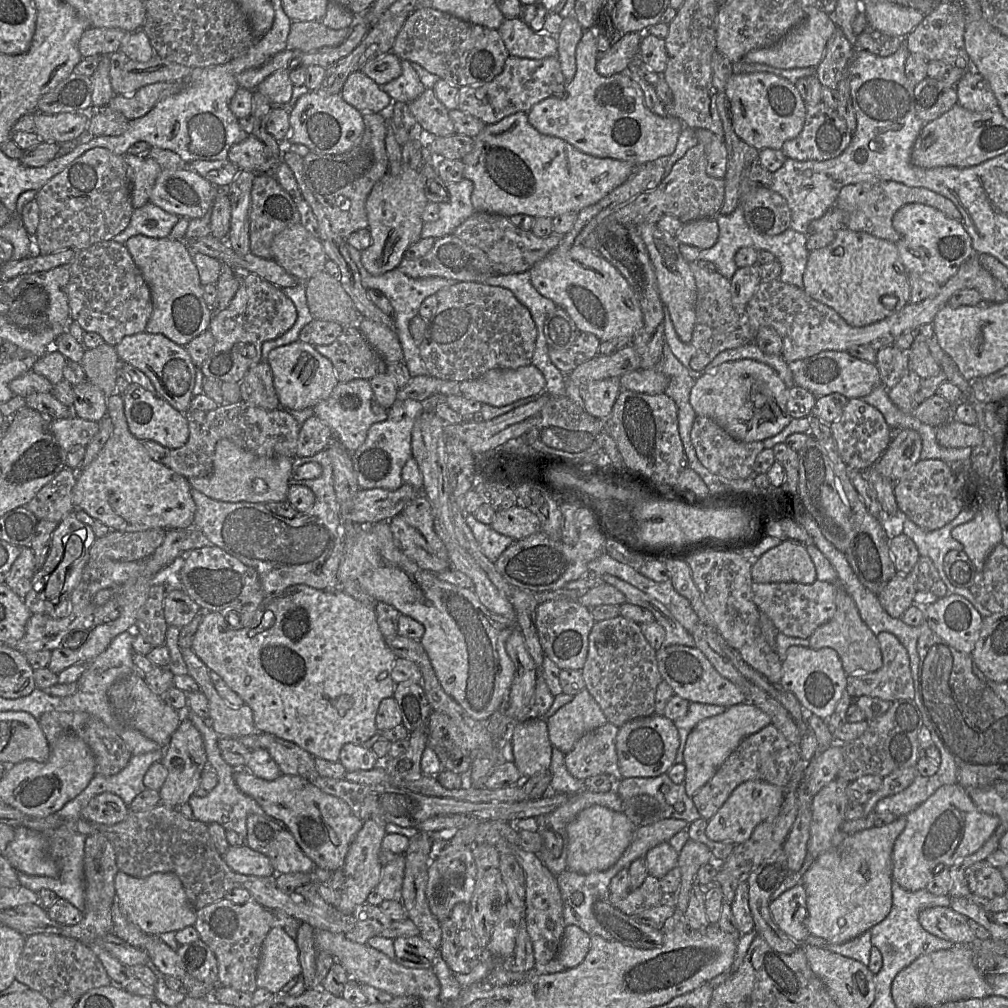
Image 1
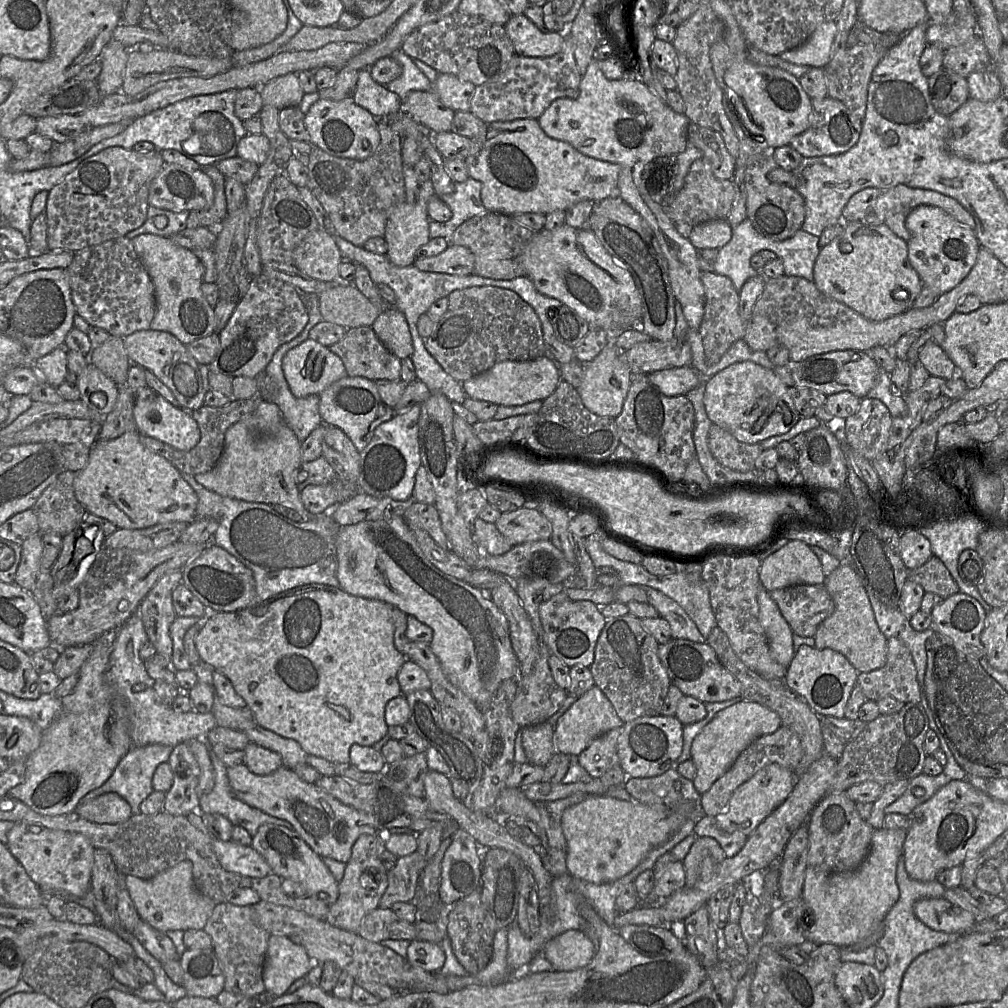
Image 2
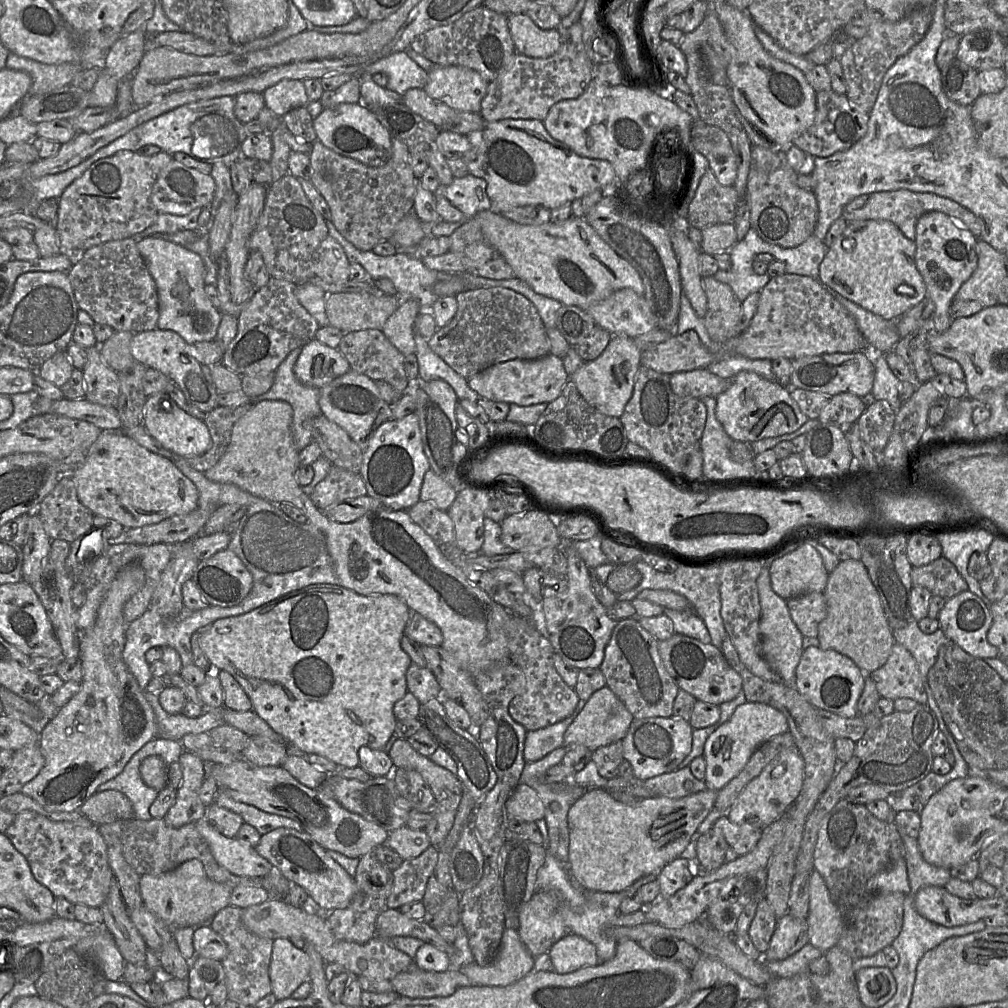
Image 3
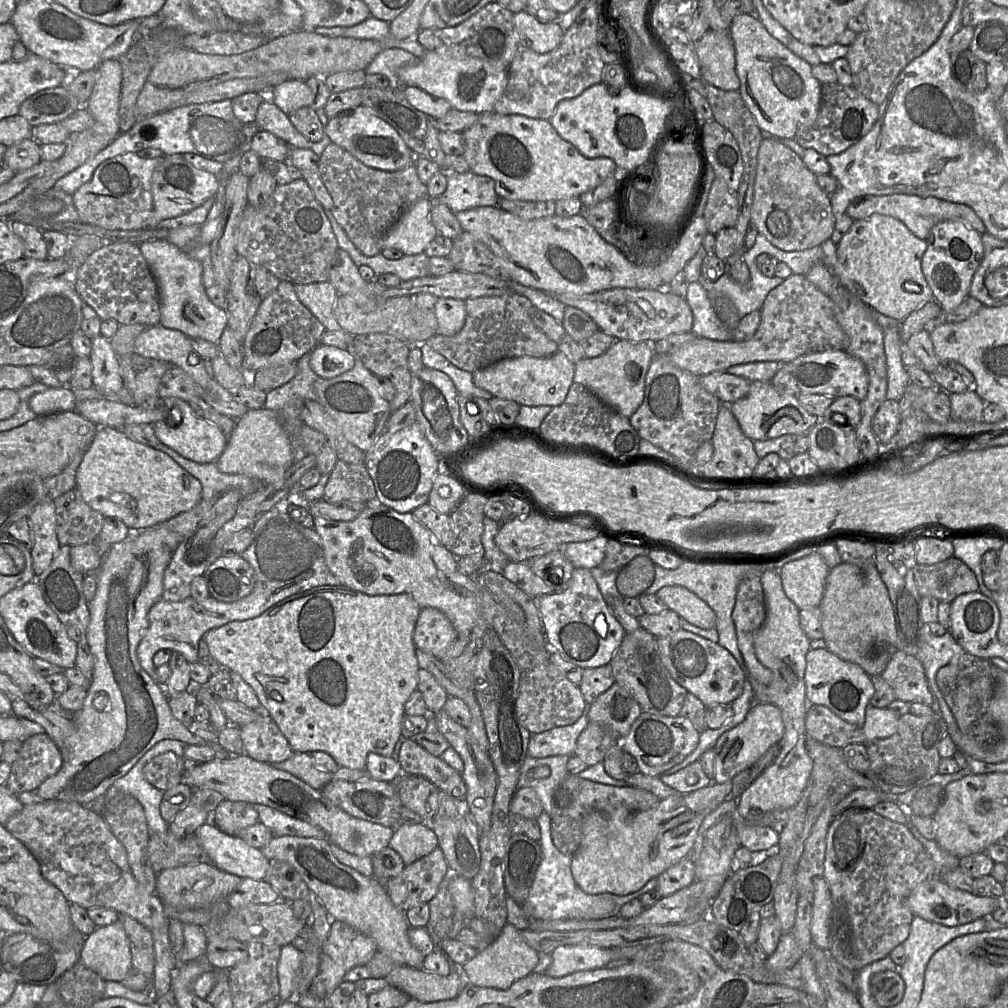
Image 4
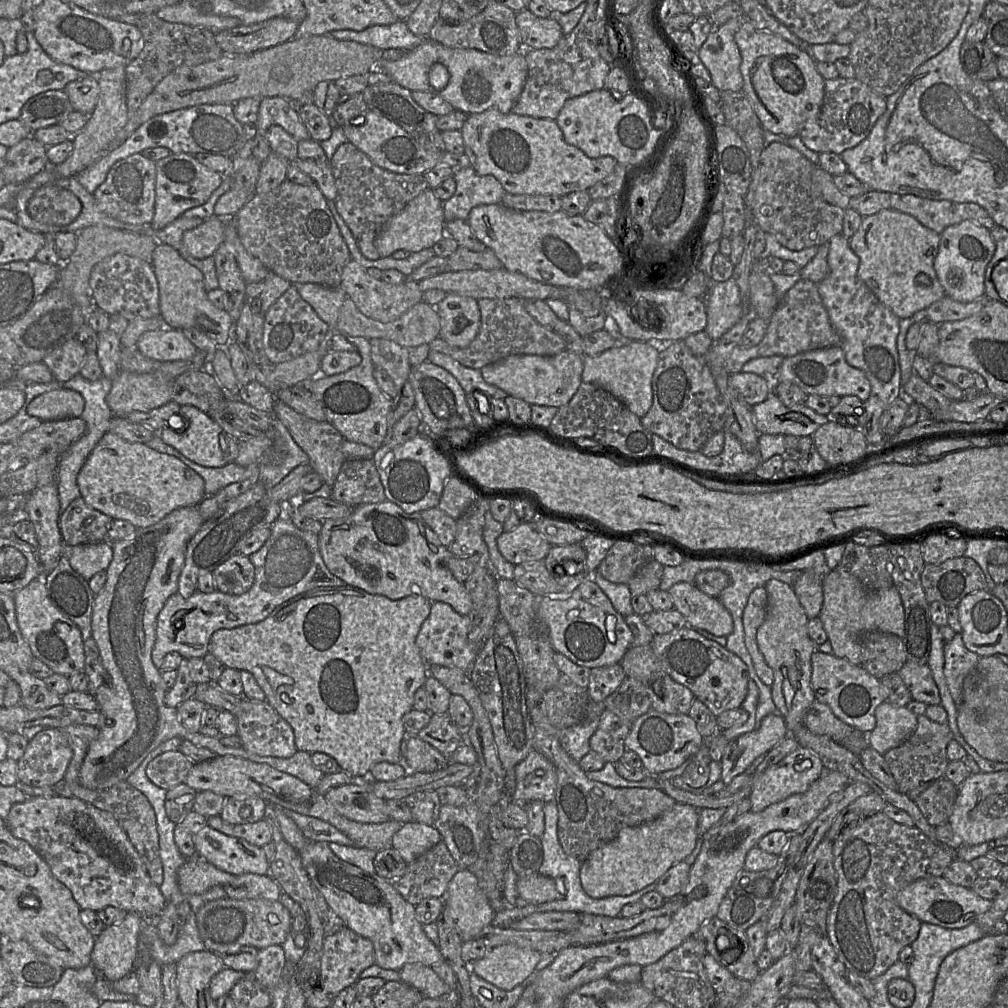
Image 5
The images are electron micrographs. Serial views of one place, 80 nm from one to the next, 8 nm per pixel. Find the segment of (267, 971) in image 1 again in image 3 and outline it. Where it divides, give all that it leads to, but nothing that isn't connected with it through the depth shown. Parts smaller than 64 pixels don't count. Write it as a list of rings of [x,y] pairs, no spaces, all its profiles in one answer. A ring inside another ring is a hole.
[[[289,939],[273,940],[269,977],[272,994],[277,1000],[290,998],[303,983],[309,981],[310,957]]]

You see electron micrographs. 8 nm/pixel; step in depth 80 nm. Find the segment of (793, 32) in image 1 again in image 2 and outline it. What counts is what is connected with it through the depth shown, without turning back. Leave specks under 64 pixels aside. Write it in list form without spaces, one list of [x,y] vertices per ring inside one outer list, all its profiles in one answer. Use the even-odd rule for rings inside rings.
[[[835,21],[823,22],[801,46],[781,53],[779,57],[797,65],[825,68],[831,58],[836,32]]]

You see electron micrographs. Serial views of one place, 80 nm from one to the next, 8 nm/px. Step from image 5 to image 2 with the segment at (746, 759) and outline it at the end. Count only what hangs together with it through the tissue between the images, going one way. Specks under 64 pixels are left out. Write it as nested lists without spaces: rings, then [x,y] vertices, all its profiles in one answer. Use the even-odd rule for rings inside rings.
[[[742,700],[717,713],[692,743],[690,759],[697,768],[693,779],[695,789],[700,794],[707,792],[755,739],[774,733],[782,725],[775,711],[756,702]]]

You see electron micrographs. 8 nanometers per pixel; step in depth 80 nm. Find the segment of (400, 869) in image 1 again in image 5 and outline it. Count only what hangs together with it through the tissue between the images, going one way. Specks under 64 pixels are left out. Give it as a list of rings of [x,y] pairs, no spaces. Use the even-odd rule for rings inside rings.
[[[440,842],[418,859],[408,864],[404,875],[392,881],[392,884],[407,902],[415,906],[427,898],[444,899],[450,881],[460,869],[446,844]]]

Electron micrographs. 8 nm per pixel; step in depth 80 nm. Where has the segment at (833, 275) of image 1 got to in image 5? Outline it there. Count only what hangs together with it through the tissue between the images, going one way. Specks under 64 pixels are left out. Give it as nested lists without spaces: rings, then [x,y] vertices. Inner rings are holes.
[[[884,209],[874,215],[863,217],[859,229],[849,239],[849,246],[859,258],[858,278],[880,303],[898,318],[906,319],[926,310],[931,304],[945,296],[934,269],[939,242],[939,233],[923,226],[911,215],[897,210]]]

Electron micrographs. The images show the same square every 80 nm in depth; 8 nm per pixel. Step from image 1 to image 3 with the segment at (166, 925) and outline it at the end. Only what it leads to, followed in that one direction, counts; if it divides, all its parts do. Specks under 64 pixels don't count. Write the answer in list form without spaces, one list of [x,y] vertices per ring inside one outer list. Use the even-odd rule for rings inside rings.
[[[197,859],[188,860],[178,867],[158,875],[140,875],[140,894],[143,905],[169,928],[198,927],[222,908],[229,905],[235,887],[209,879],[203,864]]]

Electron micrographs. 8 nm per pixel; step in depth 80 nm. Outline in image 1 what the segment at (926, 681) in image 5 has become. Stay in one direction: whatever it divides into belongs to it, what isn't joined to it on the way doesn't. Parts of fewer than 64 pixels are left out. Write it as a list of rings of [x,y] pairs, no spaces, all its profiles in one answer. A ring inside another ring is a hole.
[[[889,632],[879,633],[877,639],[882,653],[882,667],[875,672],[848,675],[846,693],[854,699],[860,696],[878,697],[890,702],[914,699],[914,682],[906,648],[895,635]]]

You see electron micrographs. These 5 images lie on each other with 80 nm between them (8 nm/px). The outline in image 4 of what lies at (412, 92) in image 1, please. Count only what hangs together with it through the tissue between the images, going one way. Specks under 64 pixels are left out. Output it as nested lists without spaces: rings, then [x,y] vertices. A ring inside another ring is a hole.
[[[388,48],[380,52],[364,70],[366,74],[381,74],[388,78],[389,86],[393,89],[403,89],[398,77],[398,70],[419,61],[410,52],[400,48]]]

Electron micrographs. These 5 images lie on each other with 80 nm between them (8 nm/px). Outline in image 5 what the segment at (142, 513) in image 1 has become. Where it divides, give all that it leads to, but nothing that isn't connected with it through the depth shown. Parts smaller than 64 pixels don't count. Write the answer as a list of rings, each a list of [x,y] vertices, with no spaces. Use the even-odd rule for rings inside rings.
[[[107,431],[87,457],[81,468],[77,484],[88,506],[111,517],[126,520],[137,529],[150,527],[175,509],[199,504],[205,497],[203,478],[178,458],[156,451],[145,443],[127,441]]]

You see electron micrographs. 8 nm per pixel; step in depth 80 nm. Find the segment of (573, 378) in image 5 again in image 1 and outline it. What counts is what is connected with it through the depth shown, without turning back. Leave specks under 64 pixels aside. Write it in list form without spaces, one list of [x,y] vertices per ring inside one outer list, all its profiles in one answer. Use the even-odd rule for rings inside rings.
[[[529,364],[517,369],[492,369],[482,376],[459,383],[460,394],[487,405],[501,407],[546,392],[543,373]]]

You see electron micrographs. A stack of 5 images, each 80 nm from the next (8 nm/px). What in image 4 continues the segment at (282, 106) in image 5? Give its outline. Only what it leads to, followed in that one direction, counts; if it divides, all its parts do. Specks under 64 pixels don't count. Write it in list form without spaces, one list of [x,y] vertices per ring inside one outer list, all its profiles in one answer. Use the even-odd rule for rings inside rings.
[[[265,95],[265,100],[260,104],[256,122],[260,131],[267,131],[285,141],[291,148],[312,149],[313,143],[305,138],[291,123],[289,115],[284,113]]]

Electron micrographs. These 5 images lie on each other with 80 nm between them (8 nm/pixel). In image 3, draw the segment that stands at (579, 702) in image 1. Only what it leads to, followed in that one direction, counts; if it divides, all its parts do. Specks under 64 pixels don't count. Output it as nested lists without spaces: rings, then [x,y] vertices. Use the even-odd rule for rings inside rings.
[[[607,686],[595,691],[582,710],[568,726],[564,734],[564,747],[584,745],[591,751],[622,740],[633,722],[634,717],[624,703]]]

